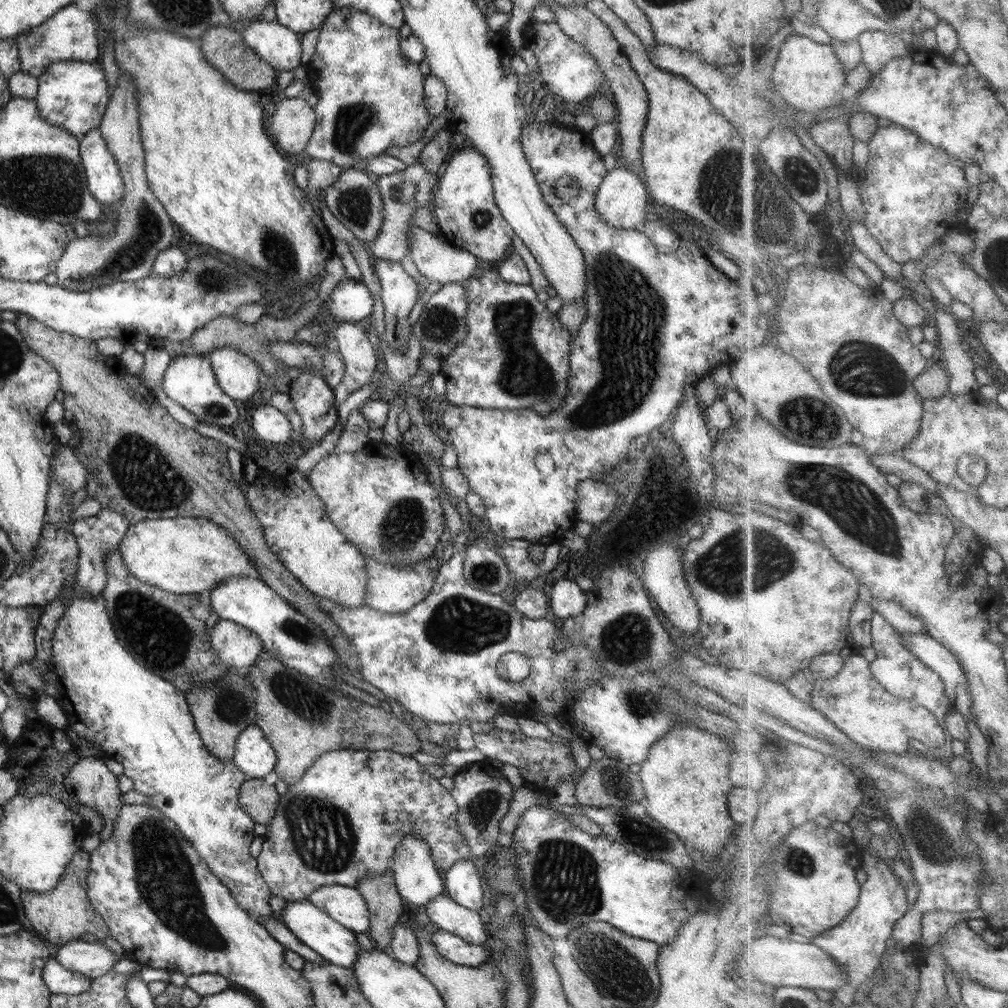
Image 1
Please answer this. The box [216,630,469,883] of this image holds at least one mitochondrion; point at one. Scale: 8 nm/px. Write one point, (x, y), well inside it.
(322, 837)

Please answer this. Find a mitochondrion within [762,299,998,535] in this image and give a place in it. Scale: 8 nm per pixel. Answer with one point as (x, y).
(859, 369)

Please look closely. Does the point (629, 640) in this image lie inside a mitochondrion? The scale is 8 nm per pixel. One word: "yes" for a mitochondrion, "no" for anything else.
yes

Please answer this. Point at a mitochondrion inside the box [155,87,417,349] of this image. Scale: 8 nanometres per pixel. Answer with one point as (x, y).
(352, 121)

